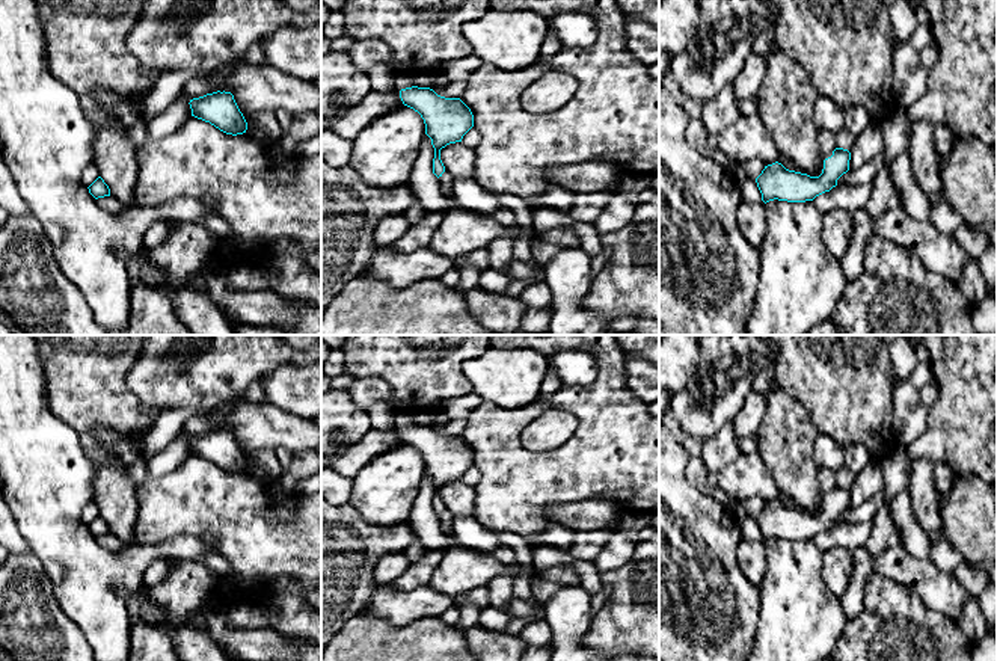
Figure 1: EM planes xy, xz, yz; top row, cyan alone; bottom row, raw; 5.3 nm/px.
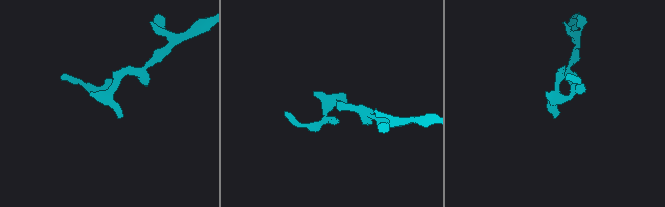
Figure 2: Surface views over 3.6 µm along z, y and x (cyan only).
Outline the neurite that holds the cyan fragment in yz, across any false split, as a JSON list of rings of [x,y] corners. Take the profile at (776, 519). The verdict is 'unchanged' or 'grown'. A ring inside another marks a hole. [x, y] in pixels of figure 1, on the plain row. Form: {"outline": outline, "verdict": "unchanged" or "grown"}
{"outline": [[[836,486],[833,493],[824,498],[819,515],[789,509],[778,500],[768,503],[756,516],[762,539],[765,542],[774,537],[787,540],[813,539],[837,524],[837,518],[849,509],[849,498],[851,490],[848,487]]], "verdict": "unchanged"}

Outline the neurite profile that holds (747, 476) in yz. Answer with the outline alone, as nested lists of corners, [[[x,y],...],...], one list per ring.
[[[741,453],[721,472],[707,474],[707,483],[741,501],[760,497],[768,504],[775,501],[778,493],[778,487],[759,454]]]

